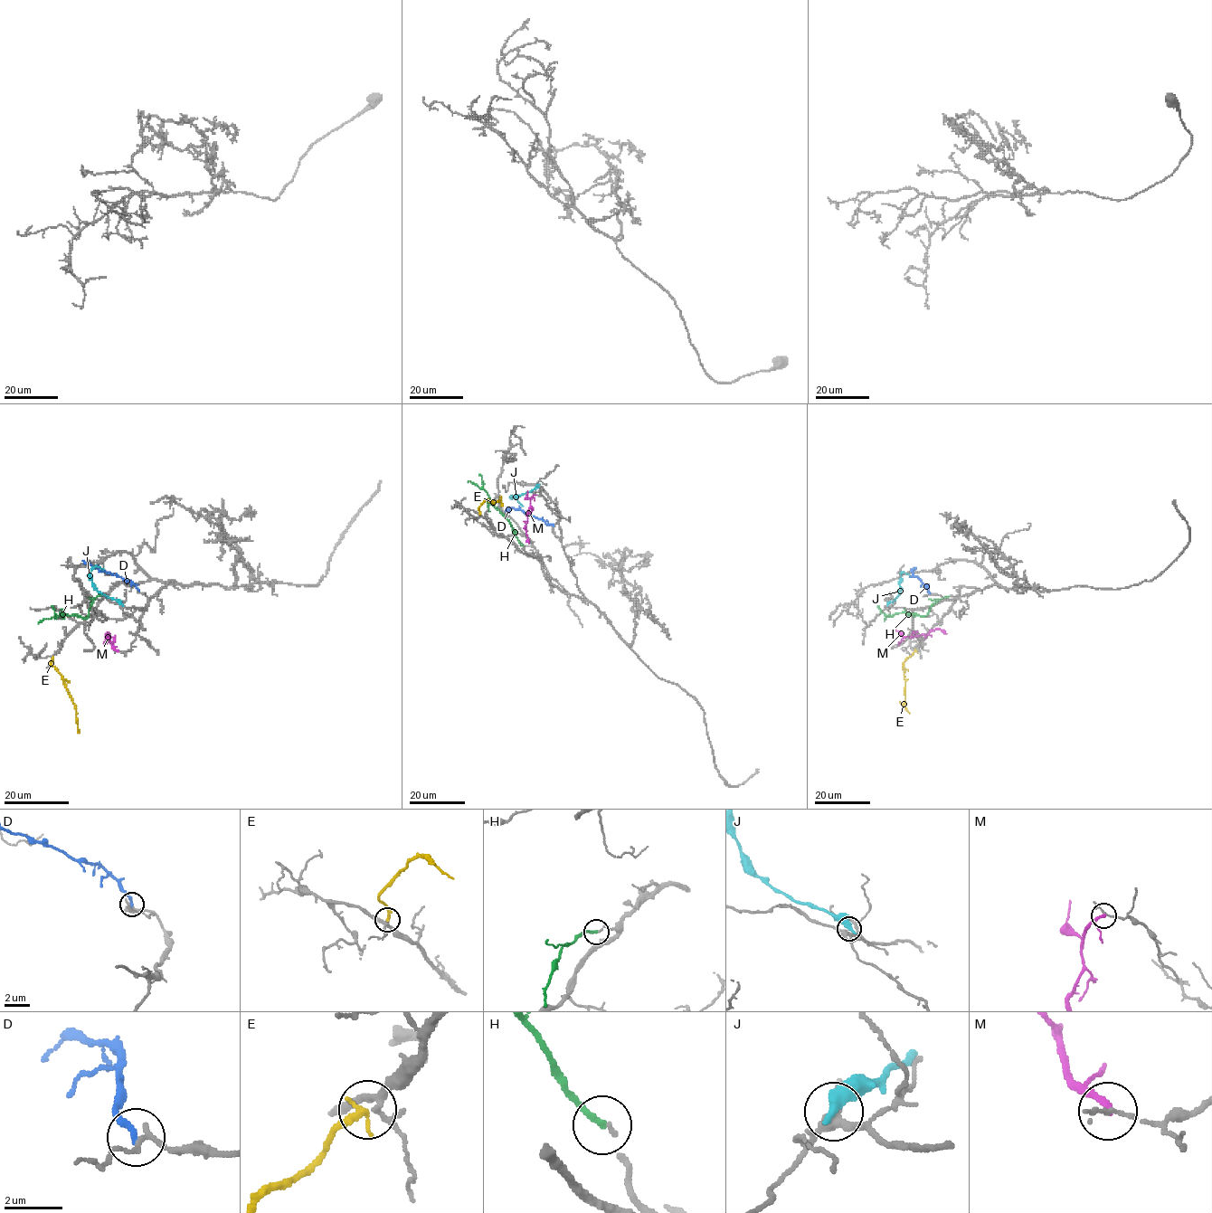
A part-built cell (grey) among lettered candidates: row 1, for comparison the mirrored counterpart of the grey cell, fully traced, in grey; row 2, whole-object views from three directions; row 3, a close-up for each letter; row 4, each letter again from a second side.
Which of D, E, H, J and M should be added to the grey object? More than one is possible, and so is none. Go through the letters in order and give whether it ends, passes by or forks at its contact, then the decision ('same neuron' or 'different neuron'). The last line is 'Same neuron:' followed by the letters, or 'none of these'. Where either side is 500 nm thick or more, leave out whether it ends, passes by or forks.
D: it ends; different neuron
E: it ends; same neuron
H: it ends; same neuron
J: different neuron
M: it ends; different neuron
Same neuron: E, H

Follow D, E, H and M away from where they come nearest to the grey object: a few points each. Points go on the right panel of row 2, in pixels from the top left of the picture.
D: (930, 593), (927, 585), (913, 574), (913, 567)
E: (916, 649), (903, 663), (904, 706), (909, 713)
H: (948, 596), (938, 601), (924, 616), (899, 612), (885, 615), (877, 605)
M: (898, 644), (905, 637), (927, 634), (937, 629), (946, 633)

